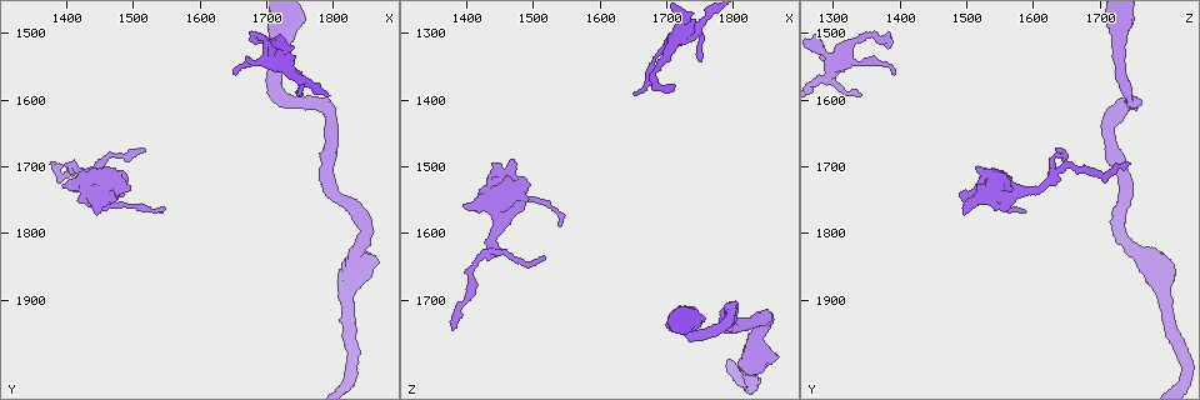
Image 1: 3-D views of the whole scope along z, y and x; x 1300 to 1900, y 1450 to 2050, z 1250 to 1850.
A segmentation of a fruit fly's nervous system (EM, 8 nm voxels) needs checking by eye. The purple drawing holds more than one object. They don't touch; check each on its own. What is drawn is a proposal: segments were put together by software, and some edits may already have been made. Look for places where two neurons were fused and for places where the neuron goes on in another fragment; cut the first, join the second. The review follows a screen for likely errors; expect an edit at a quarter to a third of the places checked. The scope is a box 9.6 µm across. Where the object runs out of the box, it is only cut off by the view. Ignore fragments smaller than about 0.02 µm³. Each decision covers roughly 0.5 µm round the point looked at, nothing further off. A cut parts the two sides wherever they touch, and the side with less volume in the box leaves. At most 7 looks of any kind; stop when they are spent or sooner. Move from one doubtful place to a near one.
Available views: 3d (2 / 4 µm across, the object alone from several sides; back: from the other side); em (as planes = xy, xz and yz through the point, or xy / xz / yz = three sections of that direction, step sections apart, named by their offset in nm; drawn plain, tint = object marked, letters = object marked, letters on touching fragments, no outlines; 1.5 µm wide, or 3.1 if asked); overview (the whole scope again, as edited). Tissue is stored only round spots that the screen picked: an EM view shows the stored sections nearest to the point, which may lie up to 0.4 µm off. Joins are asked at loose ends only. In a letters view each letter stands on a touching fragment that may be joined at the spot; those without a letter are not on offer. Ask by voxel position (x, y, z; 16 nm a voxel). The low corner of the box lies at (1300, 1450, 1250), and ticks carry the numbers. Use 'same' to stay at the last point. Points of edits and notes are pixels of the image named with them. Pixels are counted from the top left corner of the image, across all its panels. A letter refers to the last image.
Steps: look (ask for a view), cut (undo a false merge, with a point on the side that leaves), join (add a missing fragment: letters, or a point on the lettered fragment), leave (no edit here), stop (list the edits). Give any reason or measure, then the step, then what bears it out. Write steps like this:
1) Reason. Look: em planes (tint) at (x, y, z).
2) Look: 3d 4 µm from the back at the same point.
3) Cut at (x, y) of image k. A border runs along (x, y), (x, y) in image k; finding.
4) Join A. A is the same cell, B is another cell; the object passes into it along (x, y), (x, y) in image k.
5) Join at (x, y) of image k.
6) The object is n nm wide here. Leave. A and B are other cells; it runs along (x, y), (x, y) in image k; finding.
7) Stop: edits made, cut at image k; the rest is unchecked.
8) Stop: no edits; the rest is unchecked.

Sharp bend. Look: em 3.1 µm planes (tint) at (1725, 1595, 1745).

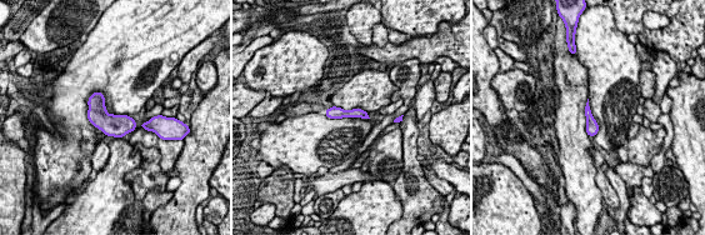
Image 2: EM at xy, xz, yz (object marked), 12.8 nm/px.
Look: em 3.1 µm planes (letters) at the same point.

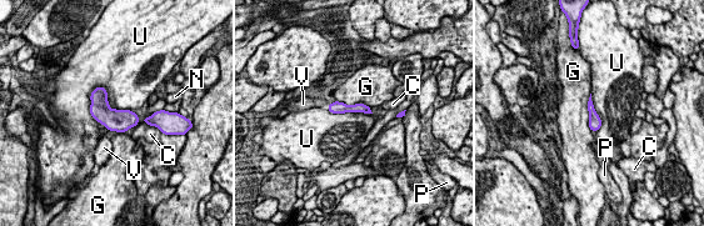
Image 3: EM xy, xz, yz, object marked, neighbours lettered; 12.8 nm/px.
The object is 130 nm wide here. Leave. C, G, N, P, U and V are other cells; a border runs along (89, 95), (130, 110) in image 3; continuous, no second neuron.

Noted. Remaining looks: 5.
Tapers out. Look: 3d 4 µm at (1655, 1560, 1390).

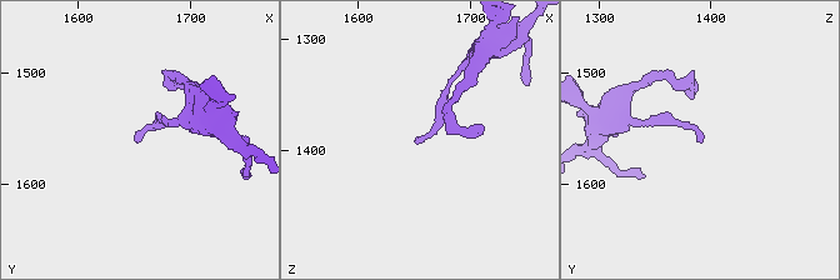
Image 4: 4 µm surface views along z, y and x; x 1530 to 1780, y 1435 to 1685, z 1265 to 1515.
Now the EM. Look: em planes (letters) at (1650, 1562, 1390).

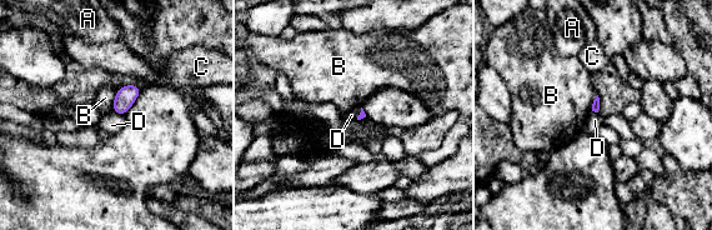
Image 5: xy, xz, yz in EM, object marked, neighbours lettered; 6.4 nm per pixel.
Leave. A, B, C and D are other cells; a border runs along (113, 110), (123, 115) in image 5; no lettered fragment goes on from it.

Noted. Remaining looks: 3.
Thin end. Look: 3d 4 µm at (1755, 1595, 1340).

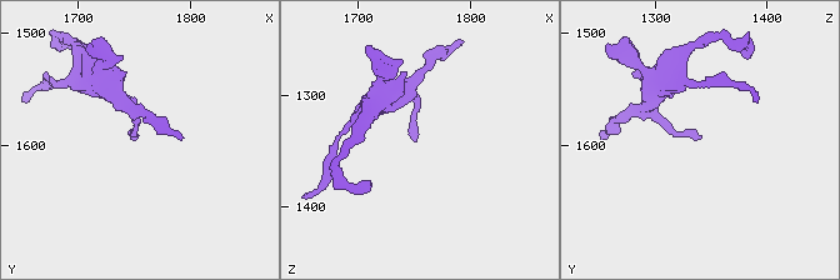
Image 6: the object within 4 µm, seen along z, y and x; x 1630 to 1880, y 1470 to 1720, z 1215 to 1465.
Now the EM. Look: em xy step 8 (tint) at (1752, 1594, 1342).

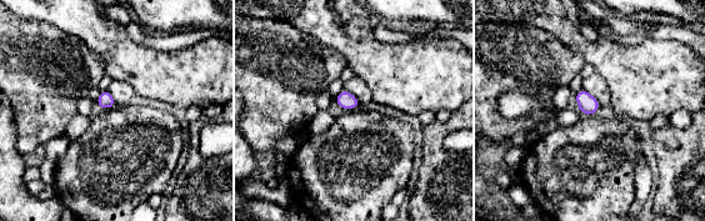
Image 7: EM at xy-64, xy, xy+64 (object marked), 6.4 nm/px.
Look: em planes (letters) at the same point.

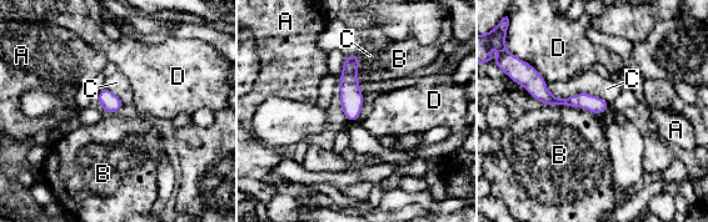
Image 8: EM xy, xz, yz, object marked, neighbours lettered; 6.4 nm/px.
Leave. A, B, C and D are other cells; a border runs along (359, 55), (362, 111), (348, 121) in image 8; no lettered fragment goes on from it.

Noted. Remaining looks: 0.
Stop: no edits; the rest is unchecked.

